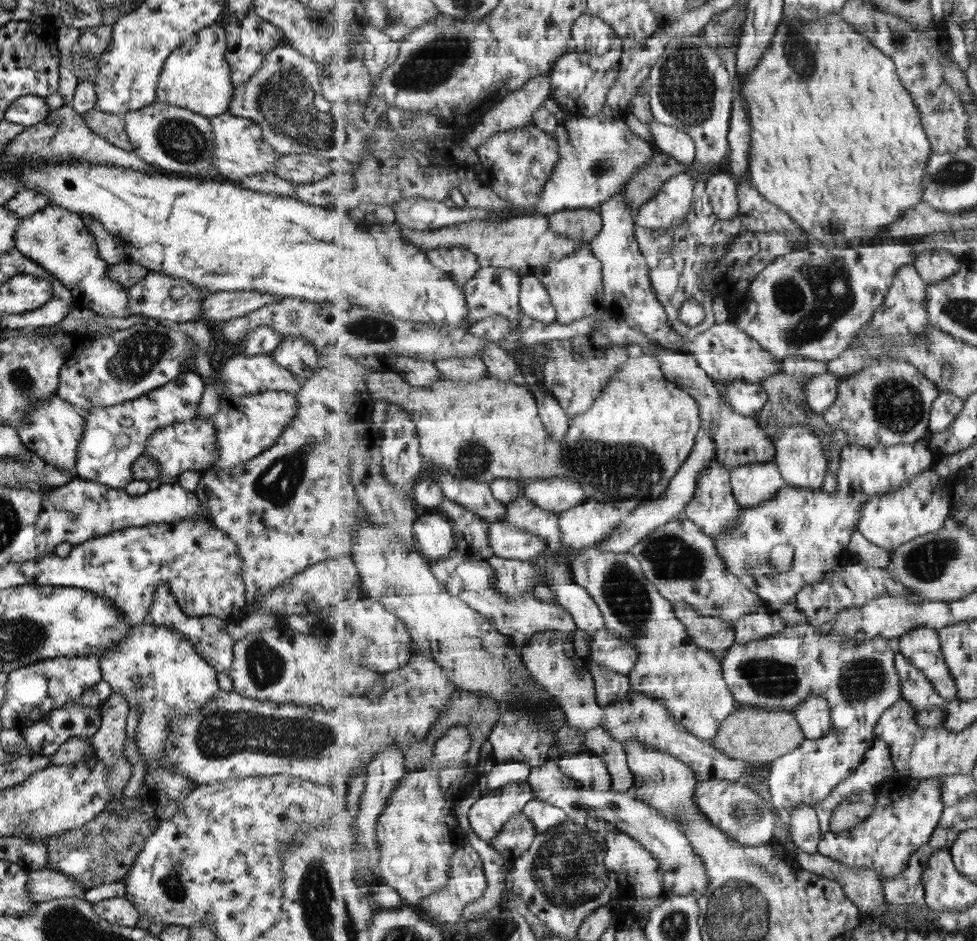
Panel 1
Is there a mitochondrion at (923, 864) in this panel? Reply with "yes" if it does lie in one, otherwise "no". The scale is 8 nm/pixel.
no

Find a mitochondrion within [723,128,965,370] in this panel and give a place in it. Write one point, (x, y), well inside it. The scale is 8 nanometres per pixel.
(812, 298)

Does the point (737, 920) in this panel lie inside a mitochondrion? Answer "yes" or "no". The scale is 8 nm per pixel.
yes

